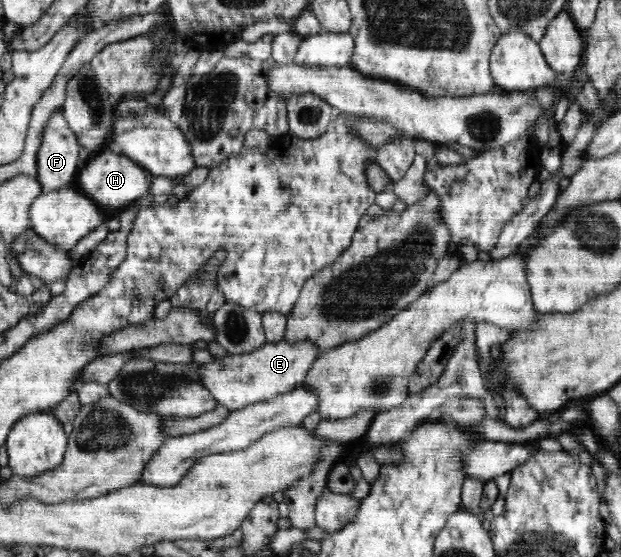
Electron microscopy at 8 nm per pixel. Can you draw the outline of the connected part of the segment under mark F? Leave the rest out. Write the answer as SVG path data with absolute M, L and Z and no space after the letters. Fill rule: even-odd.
M62 109L56 110L43 125L39 149L35 155L36 179L41 184L43 192L76 187L76 175L80 169L77 166L80 147L77 135L70 129L69 123L65 120L64 111Z

